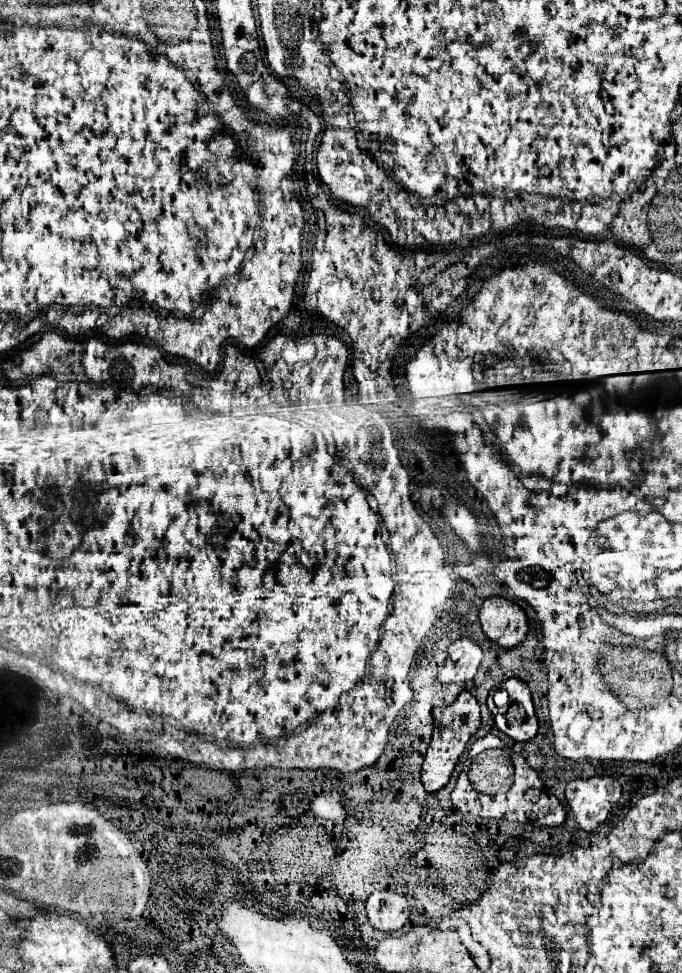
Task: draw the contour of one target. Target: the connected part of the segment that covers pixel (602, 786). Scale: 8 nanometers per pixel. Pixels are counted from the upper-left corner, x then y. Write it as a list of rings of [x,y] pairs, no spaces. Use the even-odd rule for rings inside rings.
[[[612,777],[574,779],[566,785],[566,803],[584,831],[596,829],[608,819],[610,809],[620,799],[620,783]]]

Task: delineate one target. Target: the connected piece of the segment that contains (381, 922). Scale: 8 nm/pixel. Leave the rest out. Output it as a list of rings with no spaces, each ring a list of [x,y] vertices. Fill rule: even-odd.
[[[374,891],[366,899],[366,913],[374,929],[384,933],[394,933],[406,925],[410,917],[410,907],[408,901],[398,893]]]

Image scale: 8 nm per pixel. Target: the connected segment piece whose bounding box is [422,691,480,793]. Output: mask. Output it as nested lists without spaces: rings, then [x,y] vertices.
[[[462,691],[452,705],[436,707],[432,711],[432,717],[434,717],[432,743],[430,743],[428,751],[426,751],[424,765],[422,765],[422,783],[428,789],[428,793],[440,791],[450,781],[450,775],[452,775],[460,755],[464,753],[464,747],[466,747],[468,739],[480,727],[480,705],[478,705],[478,701],[476,701],[476,697],[472,693]]]

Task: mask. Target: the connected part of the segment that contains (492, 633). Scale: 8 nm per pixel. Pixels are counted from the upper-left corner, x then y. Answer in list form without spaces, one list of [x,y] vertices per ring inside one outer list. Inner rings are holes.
[[[490,597],[480,607],[480,625],[490,641],[512,649],[526,639],[528,617],[520,605],[504,597]]]

